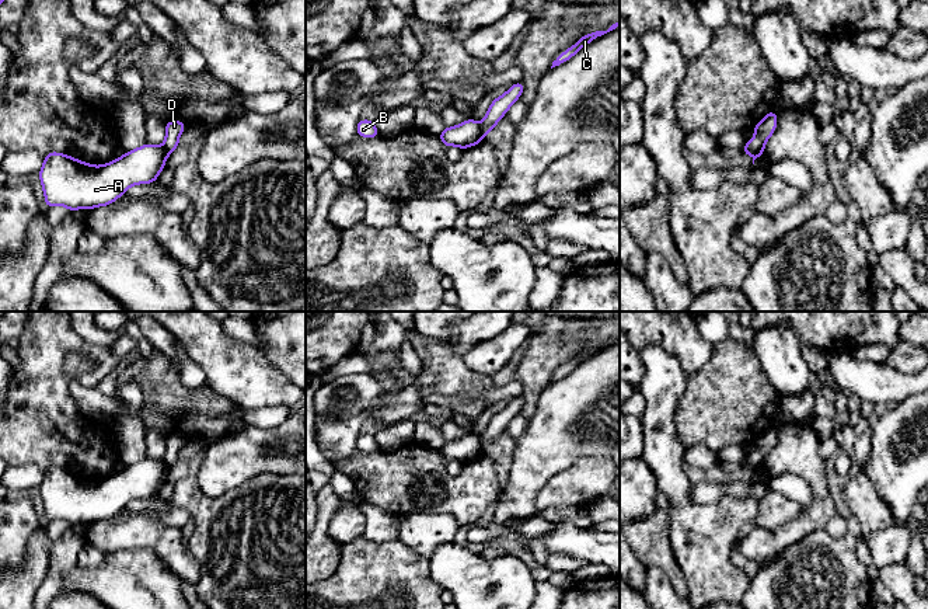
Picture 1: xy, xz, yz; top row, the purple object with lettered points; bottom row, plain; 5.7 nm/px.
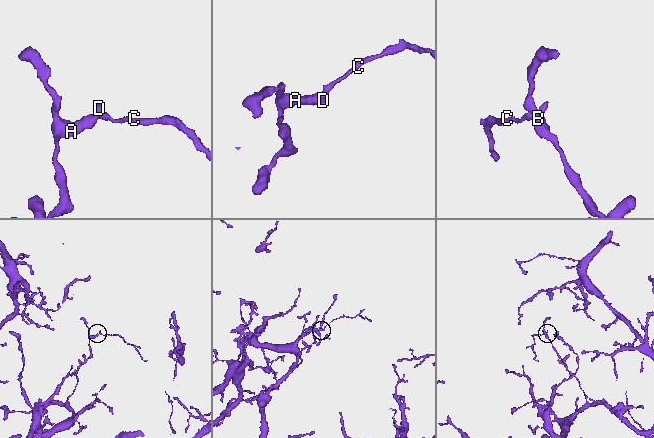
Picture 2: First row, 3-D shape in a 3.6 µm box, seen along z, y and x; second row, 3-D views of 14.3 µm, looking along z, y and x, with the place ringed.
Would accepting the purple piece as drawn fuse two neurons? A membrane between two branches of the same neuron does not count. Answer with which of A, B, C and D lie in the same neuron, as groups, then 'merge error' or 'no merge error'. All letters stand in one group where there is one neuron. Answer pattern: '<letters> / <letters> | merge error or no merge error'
A B / C D | merge error

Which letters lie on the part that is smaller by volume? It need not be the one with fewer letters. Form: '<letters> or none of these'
C, D

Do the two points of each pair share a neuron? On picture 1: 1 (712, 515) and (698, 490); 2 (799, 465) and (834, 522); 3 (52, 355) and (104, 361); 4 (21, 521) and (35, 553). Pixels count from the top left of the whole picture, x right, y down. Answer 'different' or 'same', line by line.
1: different
2: different
3: same
4: different

